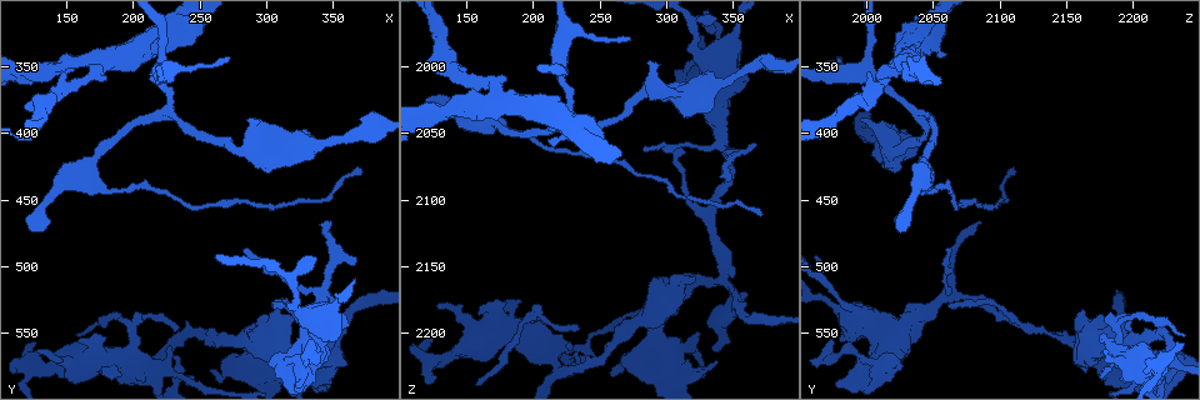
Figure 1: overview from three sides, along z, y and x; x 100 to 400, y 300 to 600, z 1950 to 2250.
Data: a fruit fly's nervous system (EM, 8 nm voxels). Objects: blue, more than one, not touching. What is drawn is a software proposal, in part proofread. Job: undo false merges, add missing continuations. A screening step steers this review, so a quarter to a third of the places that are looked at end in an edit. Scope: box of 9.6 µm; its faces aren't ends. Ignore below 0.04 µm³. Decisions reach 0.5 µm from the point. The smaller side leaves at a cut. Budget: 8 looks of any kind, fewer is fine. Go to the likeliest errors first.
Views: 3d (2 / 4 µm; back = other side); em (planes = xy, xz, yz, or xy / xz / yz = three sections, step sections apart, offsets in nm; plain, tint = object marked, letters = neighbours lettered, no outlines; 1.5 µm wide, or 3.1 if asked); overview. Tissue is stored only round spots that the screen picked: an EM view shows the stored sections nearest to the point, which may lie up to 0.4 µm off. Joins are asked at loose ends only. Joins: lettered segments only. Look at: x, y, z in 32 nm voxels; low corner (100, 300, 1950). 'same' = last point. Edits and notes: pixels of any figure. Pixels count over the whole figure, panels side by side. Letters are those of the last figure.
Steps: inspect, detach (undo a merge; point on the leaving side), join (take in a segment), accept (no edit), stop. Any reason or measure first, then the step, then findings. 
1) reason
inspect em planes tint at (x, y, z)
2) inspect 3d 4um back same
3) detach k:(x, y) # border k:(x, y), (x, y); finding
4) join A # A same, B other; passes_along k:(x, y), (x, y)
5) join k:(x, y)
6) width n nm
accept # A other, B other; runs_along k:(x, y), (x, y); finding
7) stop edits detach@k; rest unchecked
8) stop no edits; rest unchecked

stops while still wide
inspect em planes letters at (192, 580, 2176)

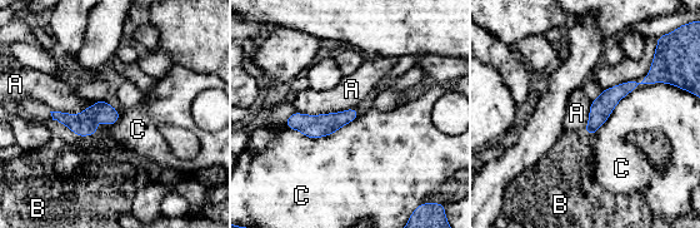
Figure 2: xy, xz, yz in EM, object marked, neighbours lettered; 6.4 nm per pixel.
join B # A other, B same, C other; passes_along 2:(83, 124), (86, 135), (103, 170); it goes on there

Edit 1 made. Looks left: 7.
inspect overview

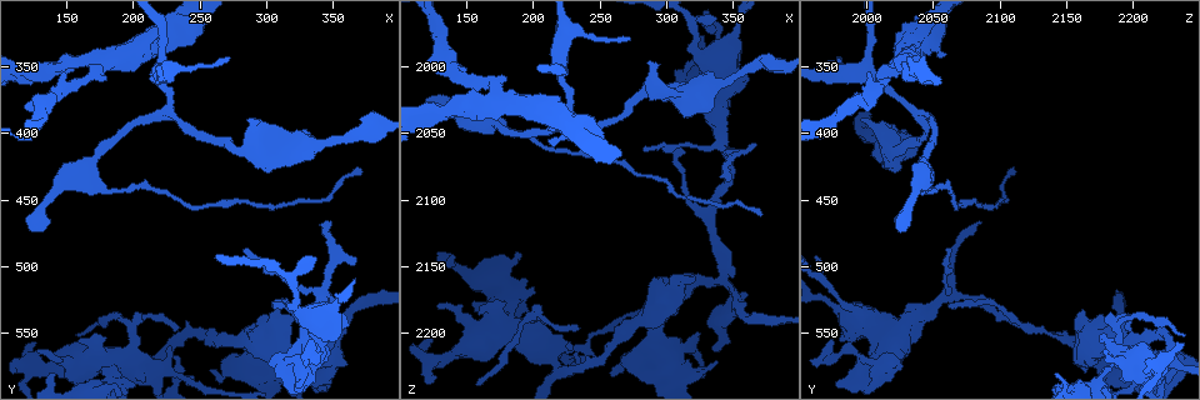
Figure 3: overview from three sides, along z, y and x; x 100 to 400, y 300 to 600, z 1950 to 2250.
branch stops here
inspect em planes tint at (352, 556, 1980)

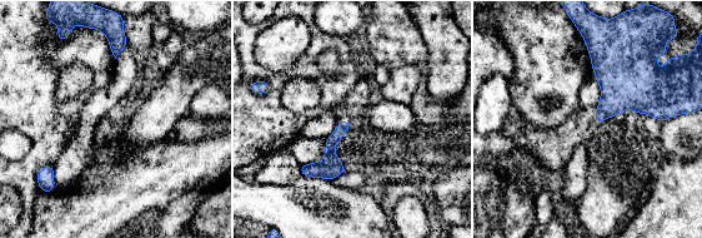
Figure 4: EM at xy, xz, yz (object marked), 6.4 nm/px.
inspect em planes letters same

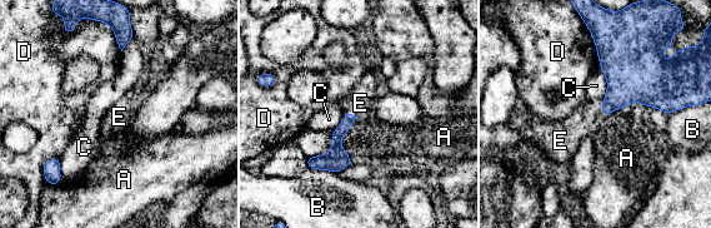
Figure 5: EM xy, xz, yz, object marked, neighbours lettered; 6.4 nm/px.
join E # A other, B other, C other, D other, E same; the neuron continues

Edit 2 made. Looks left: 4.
see it whole again
inspect overview

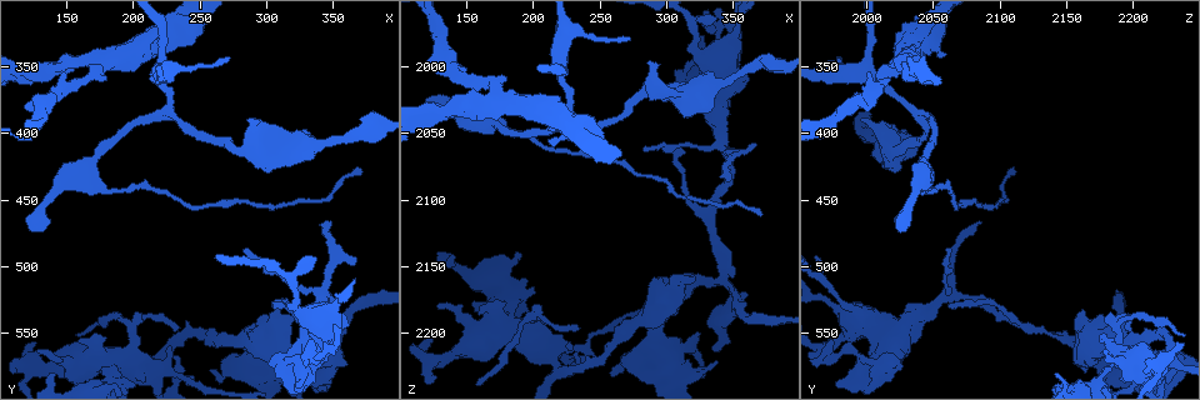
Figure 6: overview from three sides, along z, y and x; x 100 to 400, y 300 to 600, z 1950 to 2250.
thin end
inspect em planes plain at (370, 428, 2112)

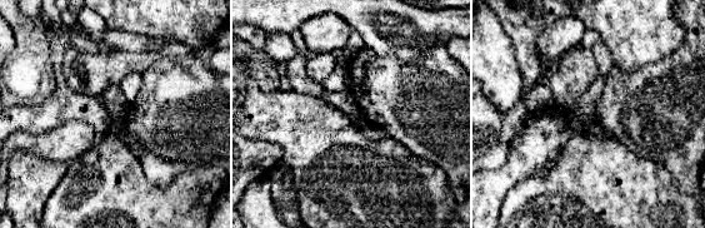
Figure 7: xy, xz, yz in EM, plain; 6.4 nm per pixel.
inspect em planes tint same

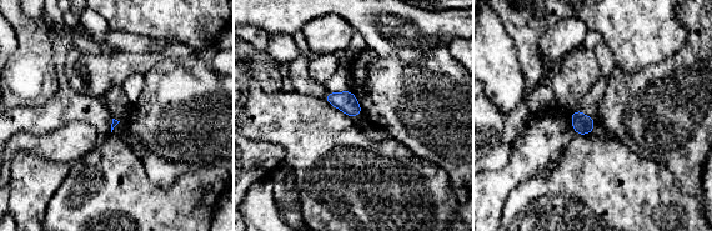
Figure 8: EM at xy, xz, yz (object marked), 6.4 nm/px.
inspect em planes letters same

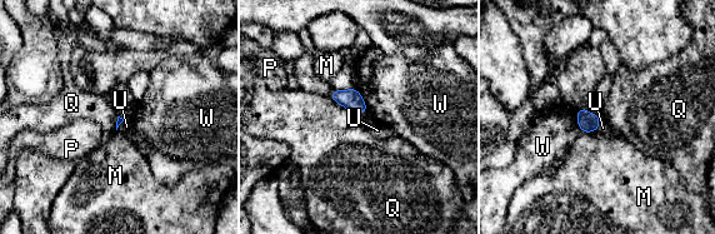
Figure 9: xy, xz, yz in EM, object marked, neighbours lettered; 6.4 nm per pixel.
accept # M other, P other, Q other, U other, W other; no lettered segment goes on from it

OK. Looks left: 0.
stop edits join@2, join@5; rest unchecked

